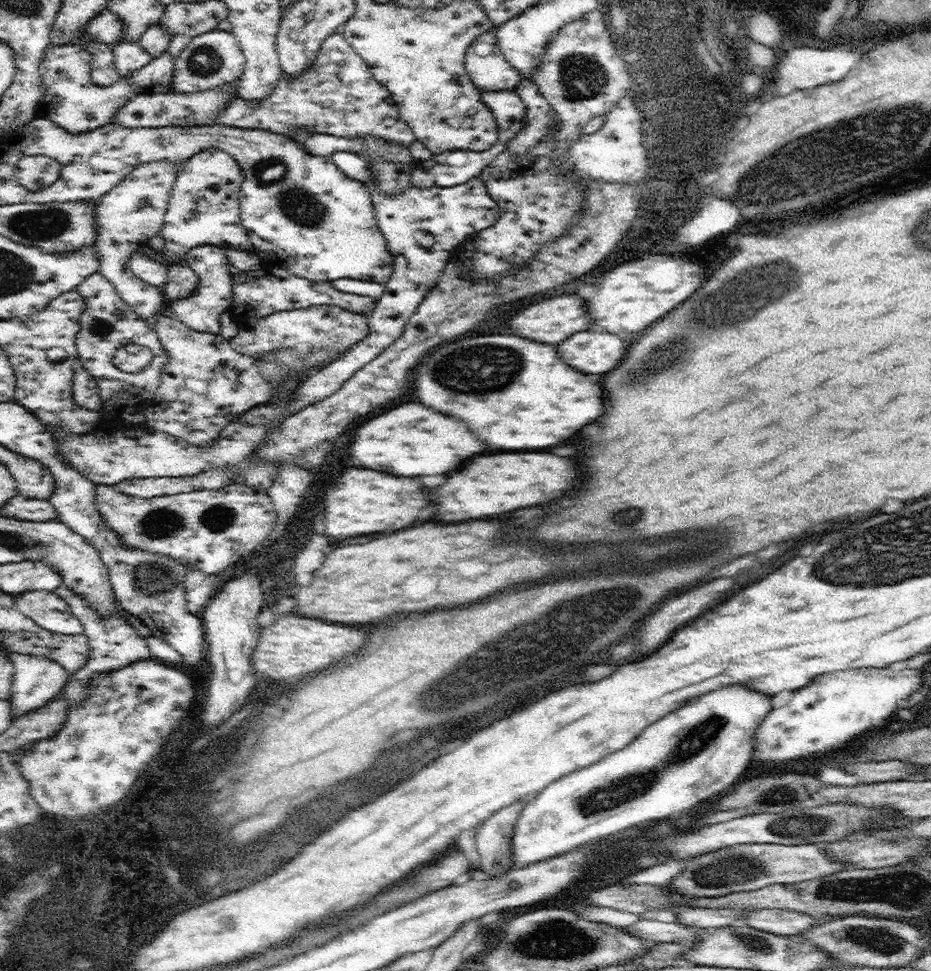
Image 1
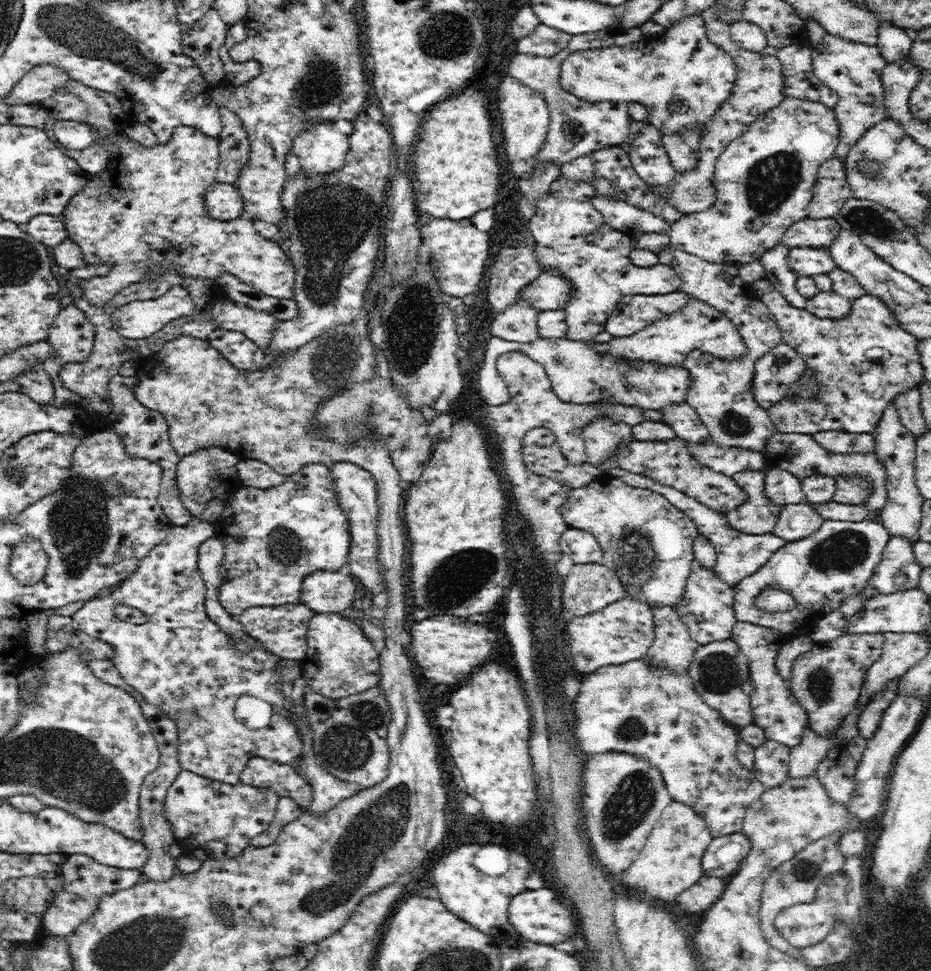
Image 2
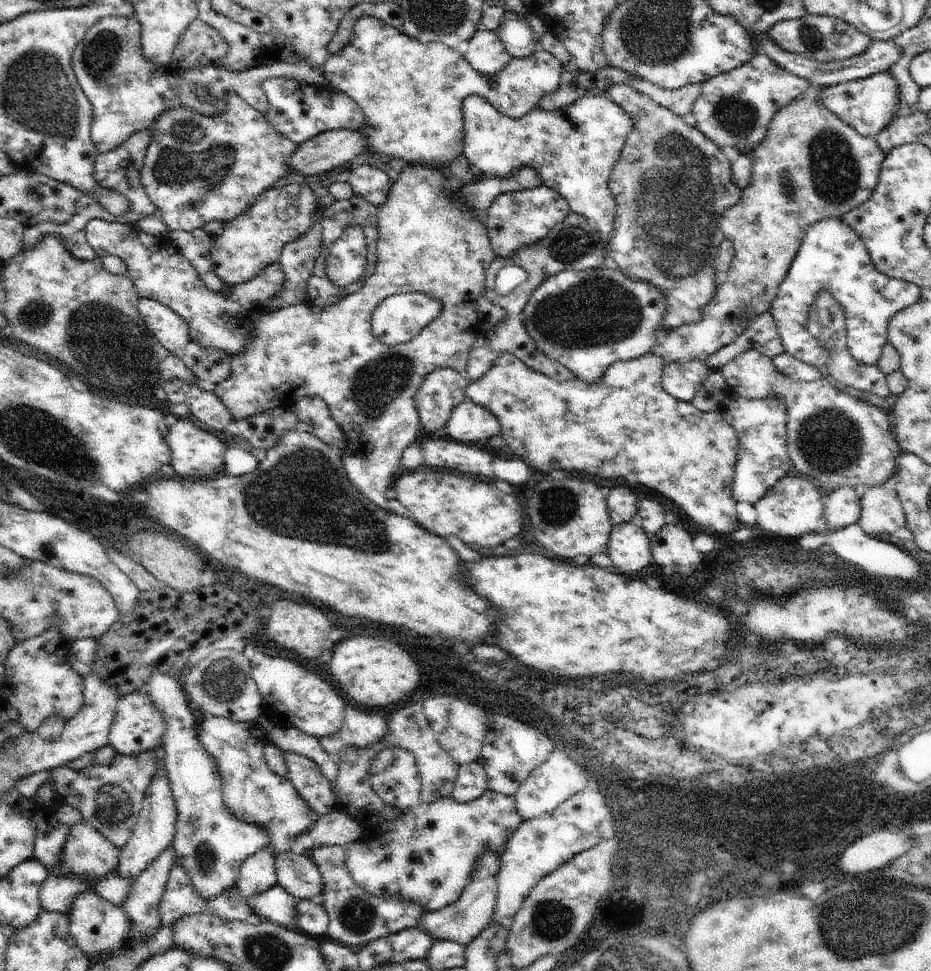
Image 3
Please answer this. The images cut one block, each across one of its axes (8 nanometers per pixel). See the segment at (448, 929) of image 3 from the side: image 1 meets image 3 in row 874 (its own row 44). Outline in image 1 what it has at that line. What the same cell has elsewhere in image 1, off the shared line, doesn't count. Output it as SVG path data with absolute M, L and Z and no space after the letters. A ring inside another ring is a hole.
M493 30L479 34L465 52L465 72L479 92L513 90L523 80L499 52Z

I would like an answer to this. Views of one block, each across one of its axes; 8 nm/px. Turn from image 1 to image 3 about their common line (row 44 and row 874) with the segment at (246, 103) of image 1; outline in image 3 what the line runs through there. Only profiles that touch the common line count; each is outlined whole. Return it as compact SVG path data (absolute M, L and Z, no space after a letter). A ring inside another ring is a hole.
M315 846L307 852L307 856L315 862L323 876L323 910L329 918L325 940L339 942L339 946L359 950L361 946L371 944L373 940L387 938L399 934L403 930L415 928L417 920L423 916L423 908L417 904L405 904L397 900L383 900L375 896L367 896L367 892L355 884L347 870L347 846Z

